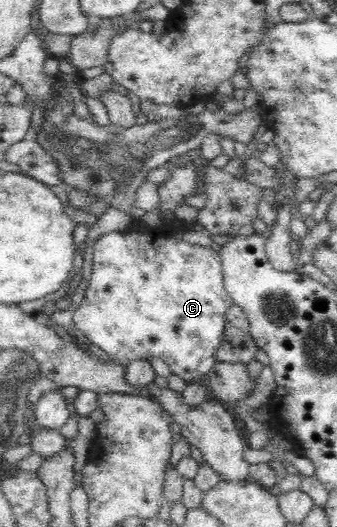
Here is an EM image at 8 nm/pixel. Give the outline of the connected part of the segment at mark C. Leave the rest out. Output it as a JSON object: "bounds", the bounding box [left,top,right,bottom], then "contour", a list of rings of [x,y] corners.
{"bounds":[73,217,236,383],"contour":[[[177,217],[174,220],[160,219],[154,226],[146,226],[139,221],[134,221],[130,231],[110,232],[100,237],[96,242],[91,243],[94,247],[94,252],[92,253],[92,275],[90,275],[90,281],[88,288],[85,290],[84,298],[73,313],[73,321],[75,326],[88,338],[91,344],[105,351],[117,364],[127,366],[135,359],[158,357],[170,366],[173,374],[192,383],[195,379],[208,375],[209,371],[217,365],[216,351],[220,349],[222,339],[224,339],[225,313],[229,310],[230,306],[236,303],[233,302],[233,299],[225,290],[222,276],[222,260],[220,260],[216,247],[202,247],[202,245],[192,245],[192,243],[188,244],[182,241],[182,233],[186,231],[187,226],[187,222],[179,220]]]}

